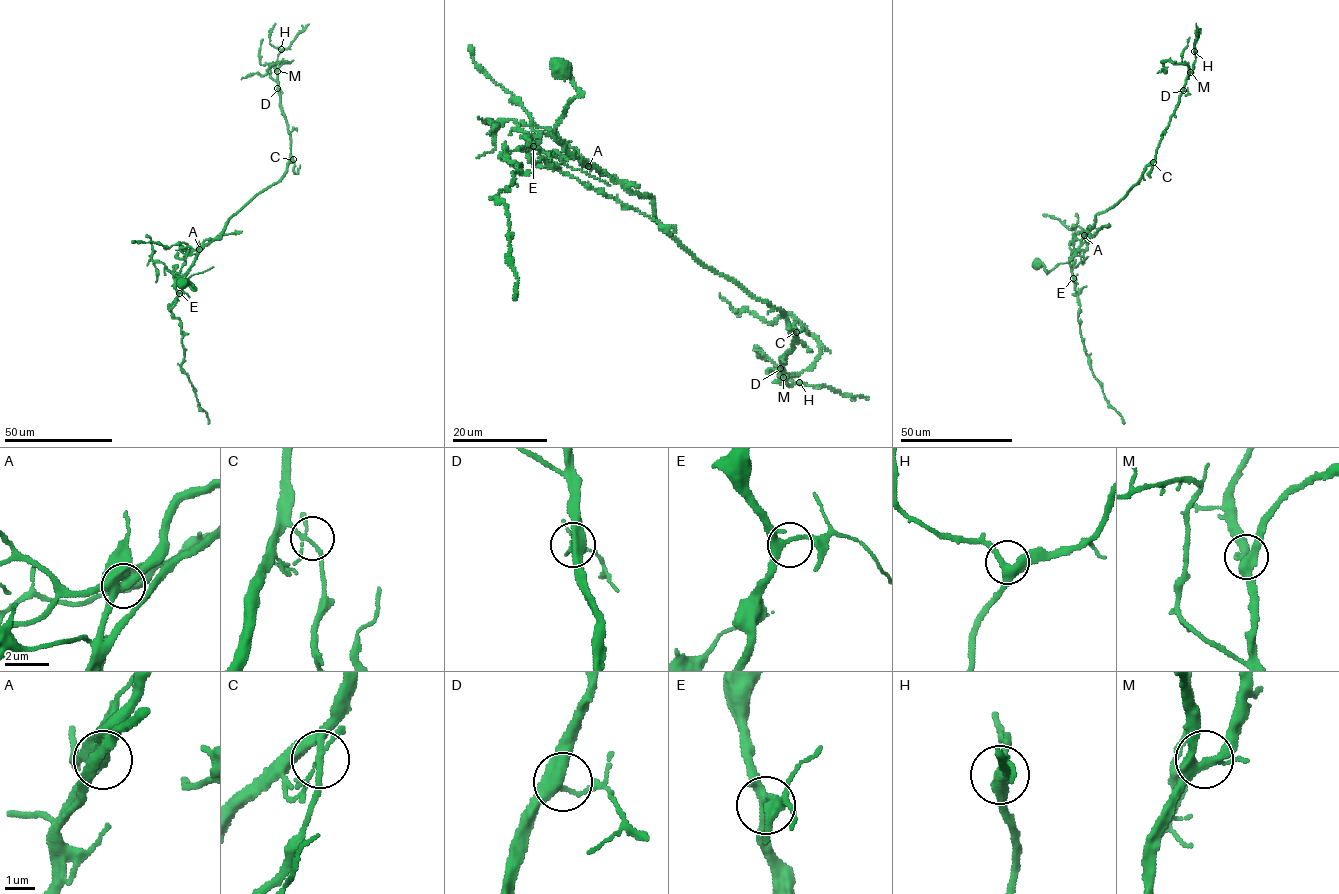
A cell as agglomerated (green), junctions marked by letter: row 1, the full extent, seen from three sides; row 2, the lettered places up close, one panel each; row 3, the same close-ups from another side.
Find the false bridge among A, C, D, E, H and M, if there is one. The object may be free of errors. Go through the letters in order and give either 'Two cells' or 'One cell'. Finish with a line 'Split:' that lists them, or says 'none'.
A: One cell
C: One cell
D: One cell
E: One cell
H: One cell
M: One cell
Split: none

